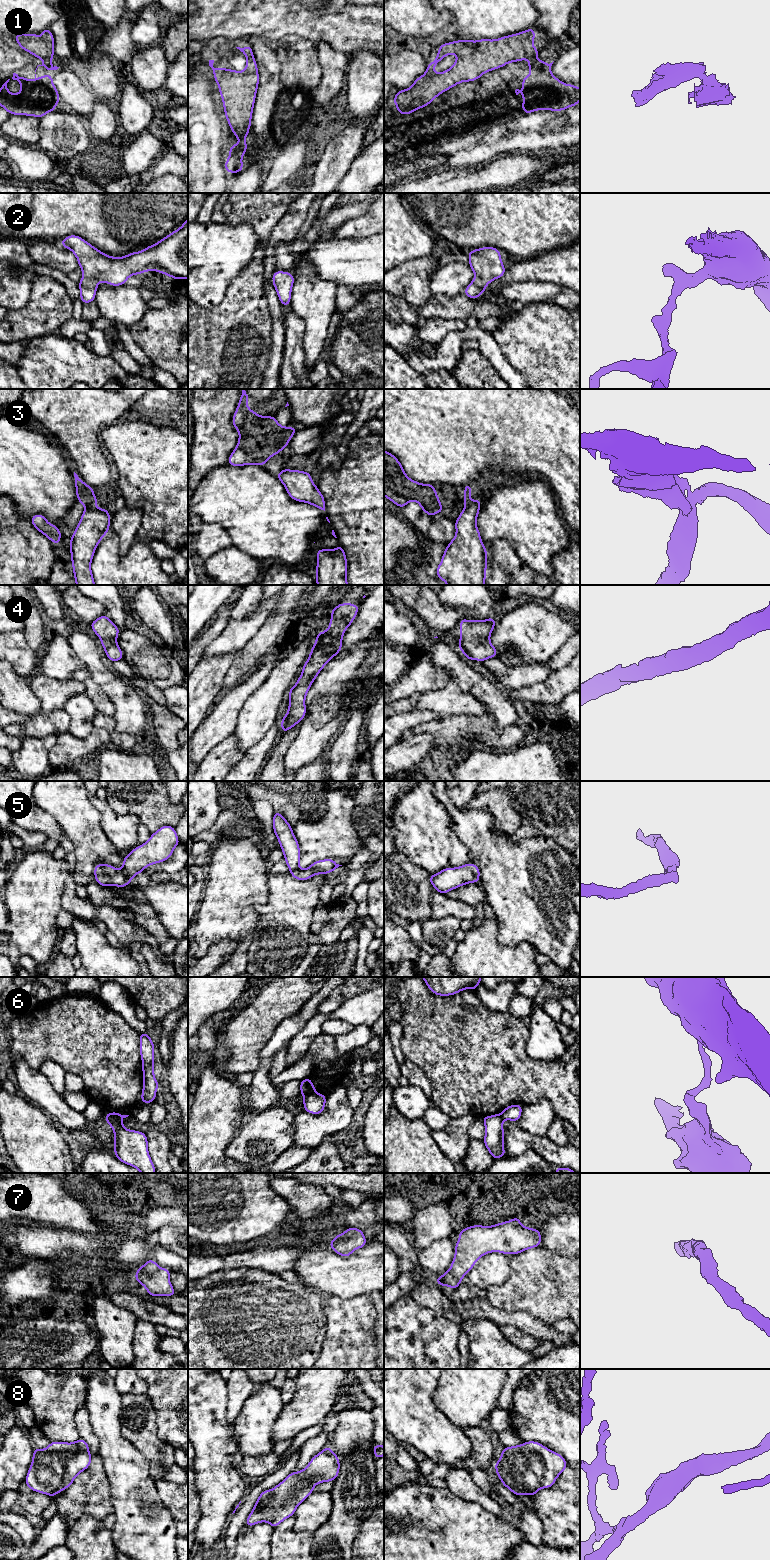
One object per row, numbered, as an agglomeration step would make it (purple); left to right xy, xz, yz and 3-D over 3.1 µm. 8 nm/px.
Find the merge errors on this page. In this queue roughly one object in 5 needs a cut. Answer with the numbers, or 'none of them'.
1, 3, 6

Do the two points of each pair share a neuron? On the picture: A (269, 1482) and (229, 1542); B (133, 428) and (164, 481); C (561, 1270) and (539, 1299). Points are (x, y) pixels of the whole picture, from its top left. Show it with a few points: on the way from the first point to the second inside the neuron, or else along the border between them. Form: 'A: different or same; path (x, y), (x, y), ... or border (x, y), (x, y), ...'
A: same; path (253, 1494), (233, 1526)
B: same; path (133, 441), (160, 468)
C: same; path (561, 1277), (546, 1292)

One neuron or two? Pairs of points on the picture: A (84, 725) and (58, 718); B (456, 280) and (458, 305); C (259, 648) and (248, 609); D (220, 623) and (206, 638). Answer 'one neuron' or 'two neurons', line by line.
A: two neurons
B: two neurons
C: two neurons
D: one neuron

